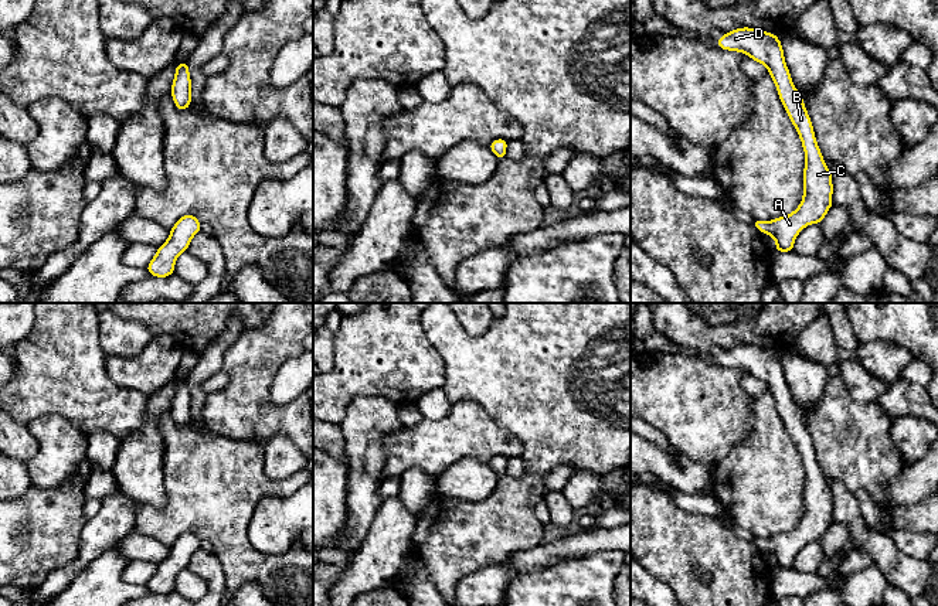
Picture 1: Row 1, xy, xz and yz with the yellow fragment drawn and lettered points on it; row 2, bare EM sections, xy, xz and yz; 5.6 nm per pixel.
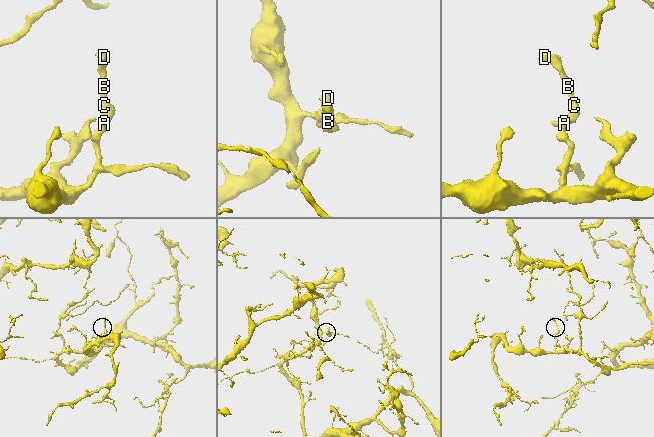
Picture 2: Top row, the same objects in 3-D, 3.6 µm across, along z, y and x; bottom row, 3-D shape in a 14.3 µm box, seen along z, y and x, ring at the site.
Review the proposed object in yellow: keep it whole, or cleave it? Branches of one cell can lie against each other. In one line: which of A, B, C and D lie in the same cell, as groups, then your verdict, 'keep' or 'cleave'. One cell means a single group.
A B C D | keep

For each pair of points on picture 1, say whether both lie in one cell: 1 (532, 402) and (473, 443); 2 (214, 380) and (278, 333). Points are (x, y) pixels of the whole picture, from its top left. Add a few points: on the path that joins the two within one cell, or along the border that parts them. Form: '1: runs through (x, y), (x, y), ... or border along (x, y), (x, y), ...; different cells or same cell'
1: border along (473, 402), (478, 402), (523, 446); different cells
2: border along (224, 371), (227, 382), (206, 395); different cells

